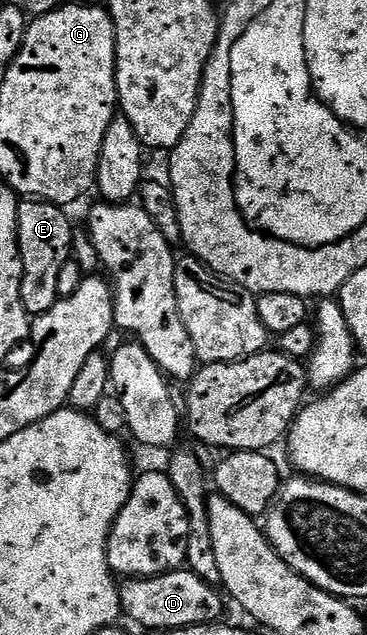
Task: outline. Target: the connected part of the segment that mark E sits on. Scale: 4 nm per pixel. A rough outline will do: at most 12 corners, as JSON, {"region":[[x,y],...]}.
{"region":[[60,205],[17,207],[21,298],[30,315],[59,300],[75,225]]}

